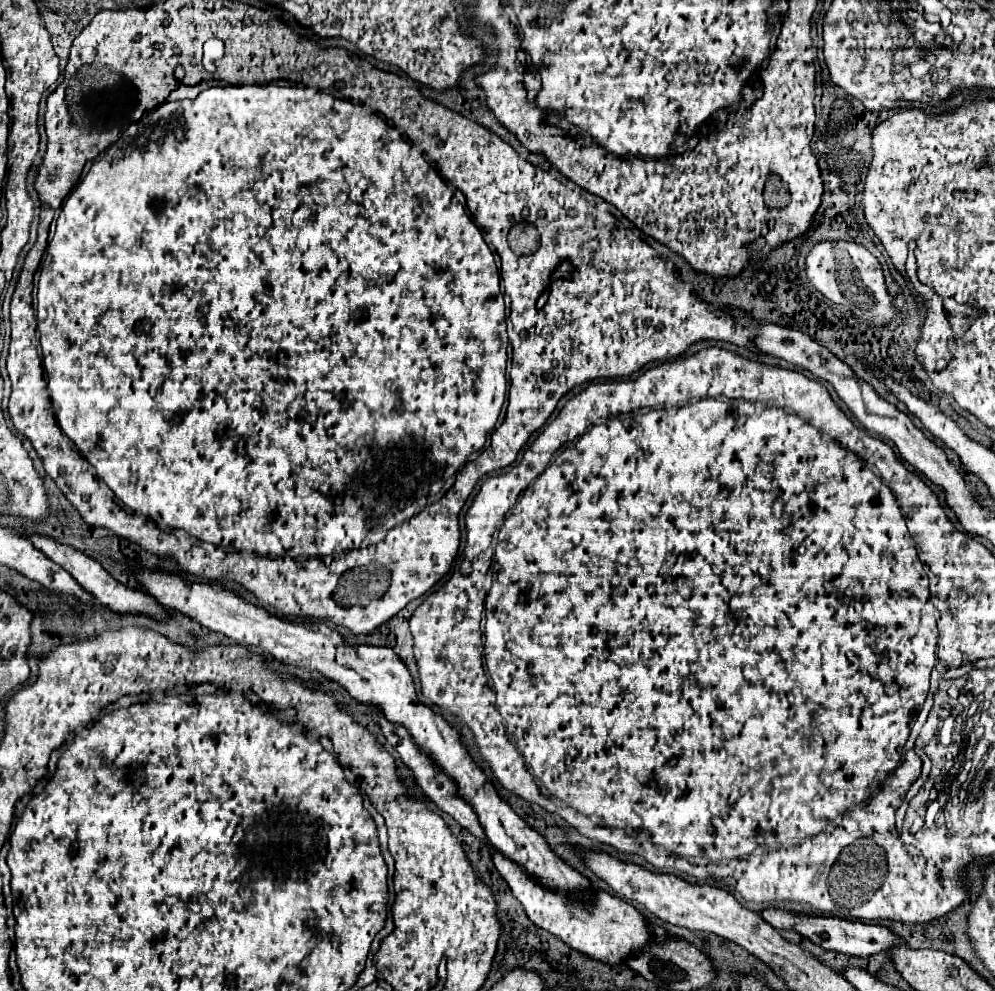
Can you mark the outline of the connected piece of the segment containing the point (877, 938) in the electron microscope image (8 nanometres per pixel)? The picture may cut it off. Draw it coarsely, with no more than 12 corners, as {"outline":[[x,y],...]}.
{"outline":[[762,910],[774,928],[800,932],[824,950],[886,952],[904,940],[886,926],[836,916]]}

